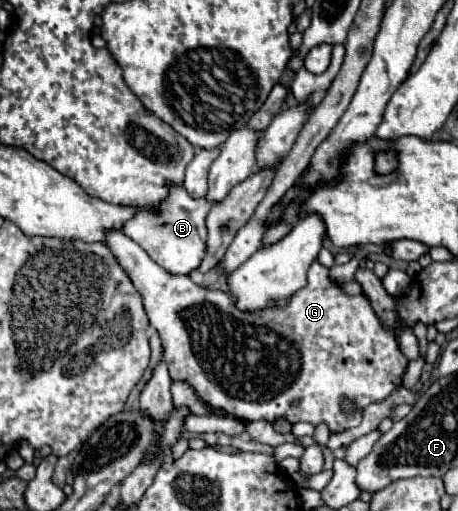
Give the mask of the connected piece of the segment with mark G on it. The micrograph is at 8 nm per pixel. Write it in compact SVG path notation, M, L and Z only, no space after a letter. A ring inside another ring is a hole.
M107 230L103 244L117 258L119 266L127 272L143 298L147 318L163 340L165 362L169 364L171 378L187 382L205 402L227 410L243 422L275 422L285 418L291 424L309 422L317 426L325 422L331 432L343 432L361 424L361 412L365 406L385 400L401 386L401 376L409 360L401 354L393 330L379 320L371 302L363 294L347 296L337 284L333 284L329 280L329 270L319 262L311 264L307 286L293 294L283 308L243 312L235 306L235 298L229 292L203 288L189 276L167 274L167 270L151 262L147 252L121 230ZM341 398L353 398L359 412L351 416L343 414L339 406Z

